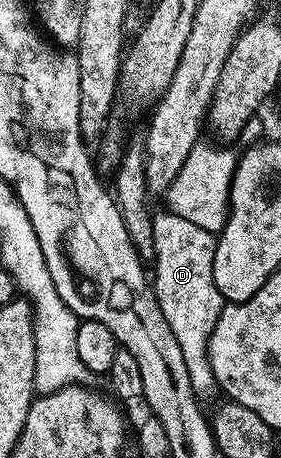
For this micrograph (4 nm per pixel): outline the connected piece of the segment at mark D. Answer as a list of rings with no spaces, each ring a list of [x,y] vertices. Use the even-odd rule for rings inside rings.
[[[169,212],[157,213],[152,220],[154,240],[150,250],[156,253],[154,293],[162,308],[162,316],[174,332],[174,340],[182,347],[190,384],[198,396],[217,389],[216,377],[208,359],[208,341],[224,311],[226,300],[214,284],[214,252],[217,235],[198,227],[193,221]]]

